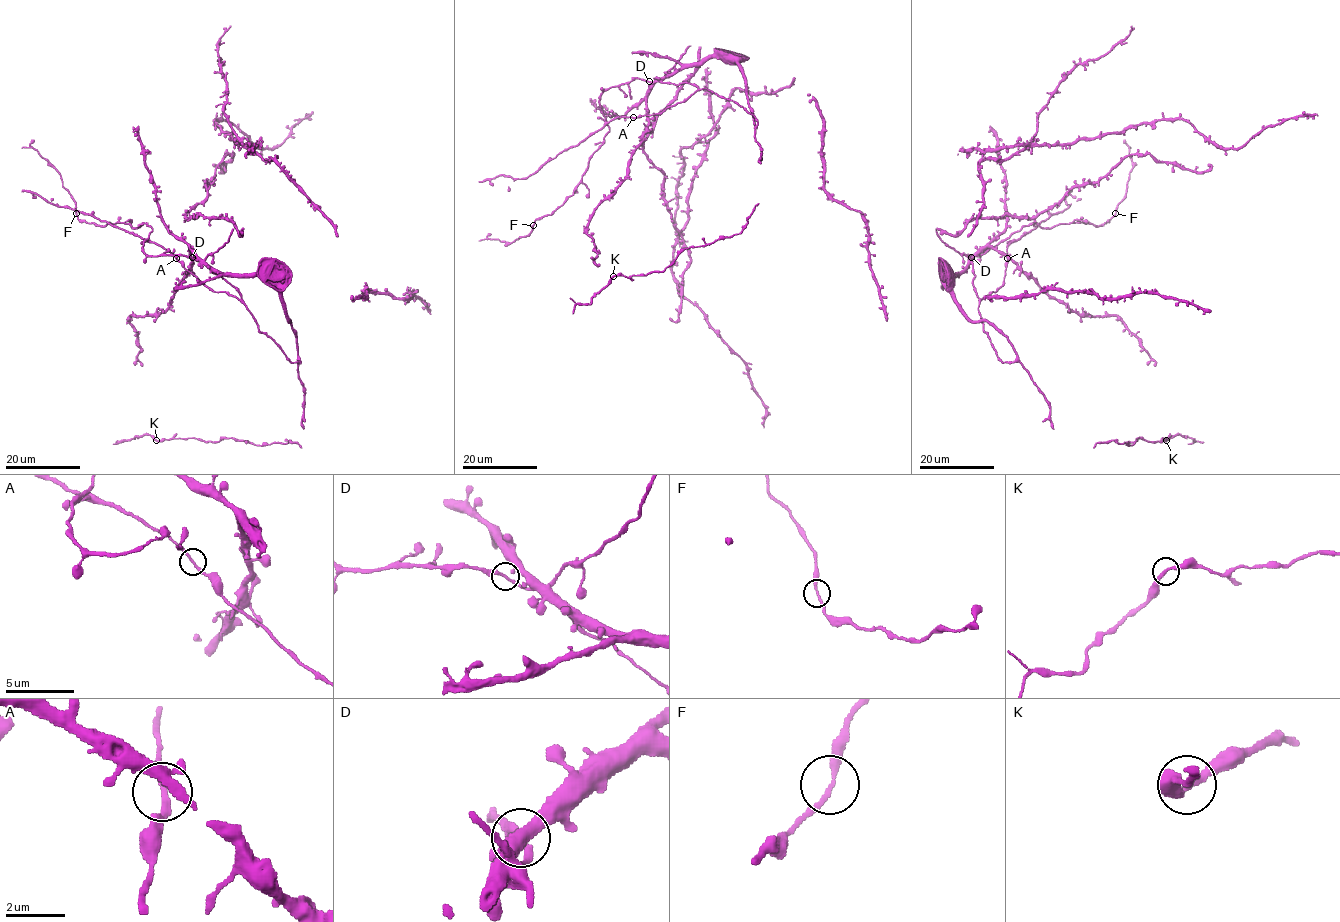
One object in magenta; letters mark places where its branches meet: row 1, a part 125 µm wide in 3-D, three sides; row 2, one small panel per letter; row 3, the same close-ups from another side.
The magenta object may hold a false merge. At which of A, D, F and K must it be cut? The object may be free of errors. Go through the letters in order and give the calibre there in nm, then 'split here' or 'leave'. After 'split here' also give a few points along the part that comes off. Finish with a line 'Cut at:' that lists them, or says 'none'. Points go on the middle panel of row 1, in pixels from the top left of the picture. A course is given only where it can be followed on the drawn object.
A: 190 nm | leave
D: 200 nm | leave
F: 180 nm | leave
K: 200 nm | leave
Cut at: none

